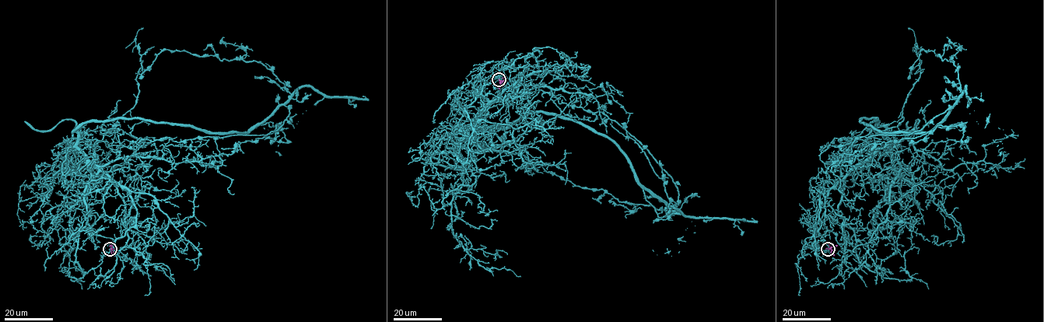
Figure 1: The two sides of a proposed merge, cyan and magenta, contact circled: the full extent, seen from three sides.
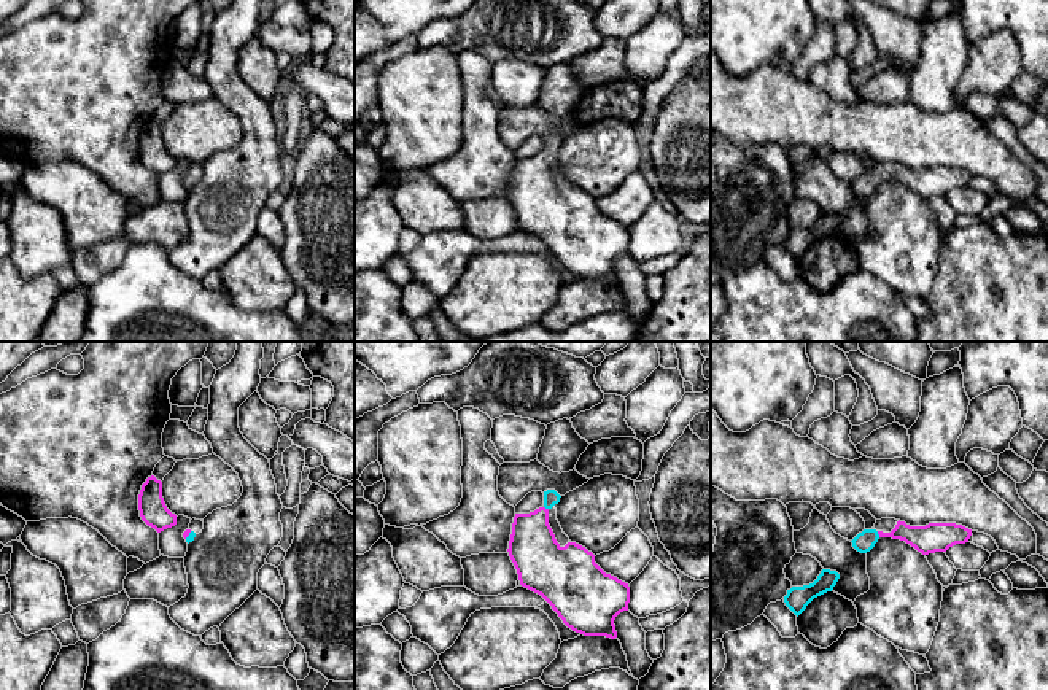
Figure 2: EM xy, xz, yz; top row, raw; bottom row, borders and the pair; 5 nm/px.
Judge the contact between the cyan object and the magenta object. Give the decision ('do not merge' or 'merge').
merge

